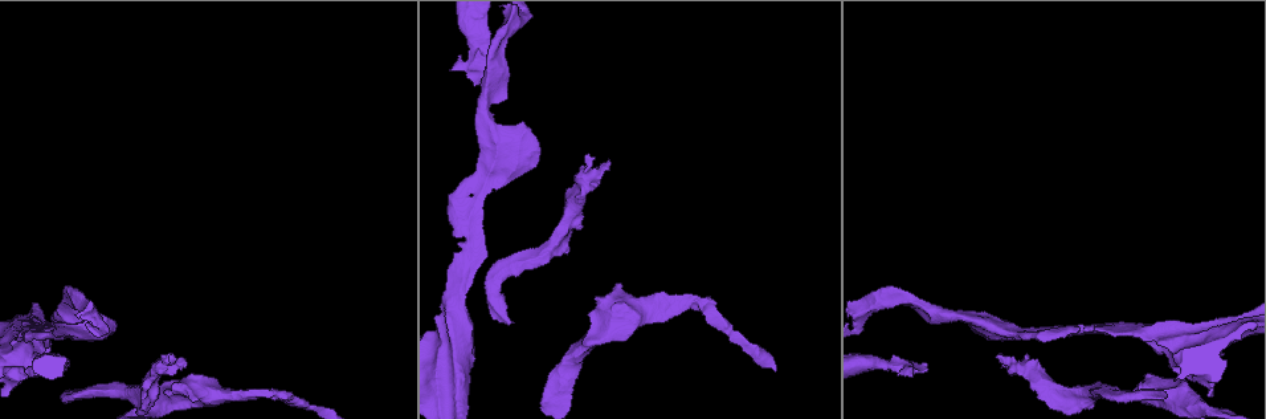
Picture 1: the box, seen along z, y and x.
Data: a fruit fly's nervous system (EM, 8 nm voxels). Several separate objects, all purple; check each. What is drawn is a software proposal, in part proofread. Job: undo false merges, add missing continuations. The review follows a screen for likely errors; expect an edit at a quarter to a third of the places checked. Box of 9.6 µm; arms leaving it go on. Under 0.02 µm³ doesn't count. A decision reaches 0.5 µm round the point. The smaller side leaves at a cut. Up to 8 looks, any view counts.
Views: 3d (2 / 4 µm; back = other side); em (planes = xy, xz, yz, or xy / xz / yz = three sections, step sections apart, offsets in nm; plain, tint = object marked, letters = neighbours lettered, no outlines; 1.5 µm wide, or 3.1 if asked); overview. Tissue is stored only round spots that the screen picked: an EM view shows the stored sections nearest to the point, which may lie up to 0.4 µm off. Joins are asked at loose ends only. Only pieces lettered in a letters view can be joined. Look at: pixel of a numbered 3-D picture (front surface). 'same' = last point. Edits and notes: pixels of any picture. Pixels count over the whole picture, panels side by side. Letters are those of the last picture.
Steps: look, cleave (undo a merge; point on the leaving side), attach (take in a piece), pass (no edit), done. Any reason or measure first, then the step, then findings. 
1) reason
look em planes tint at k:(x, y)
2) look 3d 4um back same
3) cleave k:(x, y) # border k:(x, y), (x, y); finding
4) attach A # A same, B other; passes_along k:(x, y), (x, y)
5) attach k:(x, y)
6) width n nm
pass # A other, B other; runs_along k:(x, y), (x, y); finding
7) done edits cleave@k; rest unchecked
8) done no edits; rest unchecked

free end
look 3d 2um at 1:(925, 372)

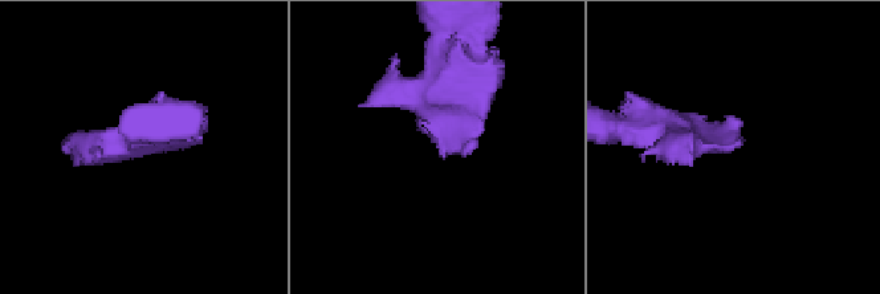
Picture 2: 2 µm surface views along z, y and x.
shape alone is not enough
look em planes letters at 2:(739, 140)

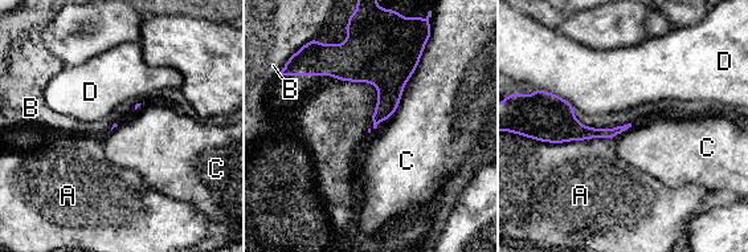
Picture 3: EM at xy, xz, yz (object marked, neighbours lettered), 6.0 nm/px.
longest_contact C 550 nm
pass # A other, B other, C other, D other; border 3:(424, 51), (400, 105), (375, 129); none of them fits

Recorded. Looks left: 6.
branch stops here
look em xz step 8 tint at 1:(1062, 336)

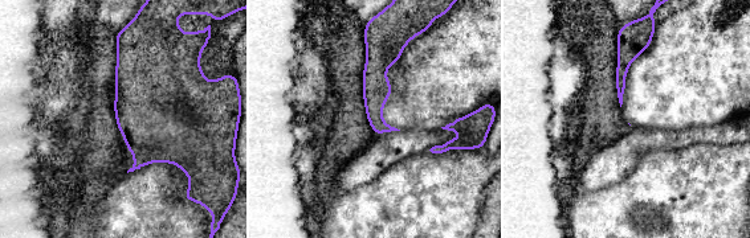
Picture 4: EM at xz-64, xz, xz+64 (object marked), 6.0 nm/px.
cut it another way
look em planes letters same

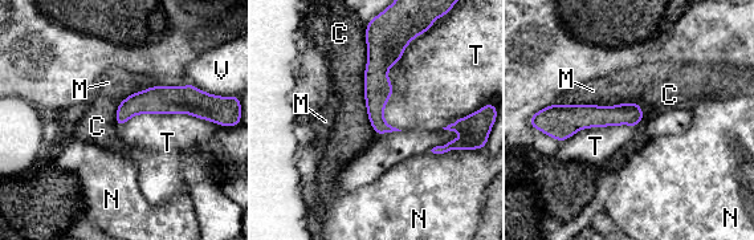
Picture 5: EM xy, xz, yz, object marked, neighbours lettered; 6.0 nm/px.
width 130 nm
pass # C other, M other, N other, T other, V other; runs_along 5:(370, 40), (376, 47), (380, 131); none of them fits

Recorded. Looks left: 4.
arms part here
look em planes letters at 1:(1066, 397)

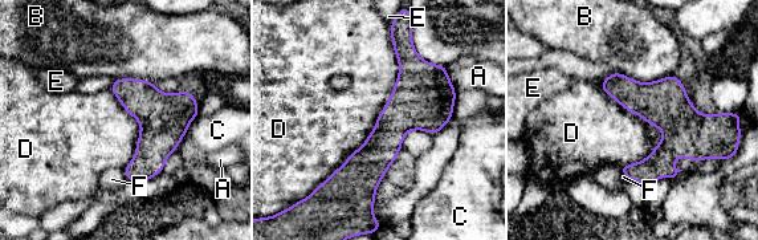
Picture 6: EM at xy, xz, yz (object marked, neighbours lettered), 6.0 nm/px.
pass # A other, B other, C other, D other, E other, F other; one neuron here

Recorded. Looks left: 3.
done no edits; rest unchecked

